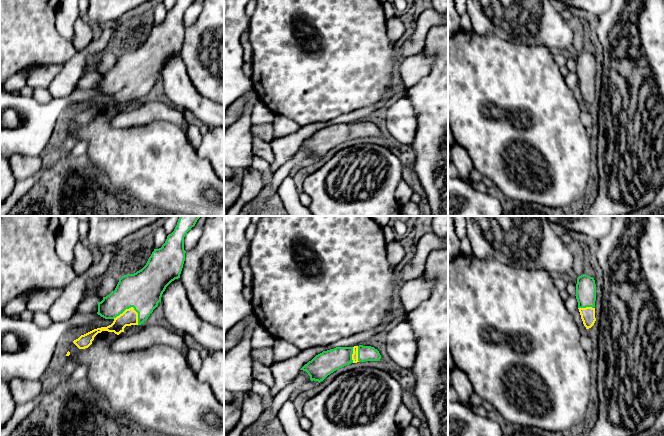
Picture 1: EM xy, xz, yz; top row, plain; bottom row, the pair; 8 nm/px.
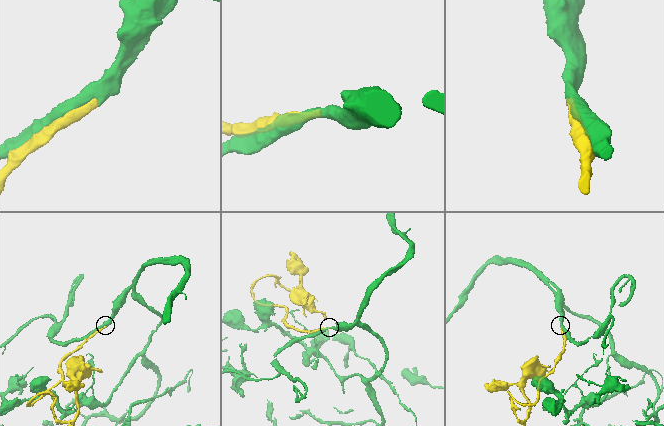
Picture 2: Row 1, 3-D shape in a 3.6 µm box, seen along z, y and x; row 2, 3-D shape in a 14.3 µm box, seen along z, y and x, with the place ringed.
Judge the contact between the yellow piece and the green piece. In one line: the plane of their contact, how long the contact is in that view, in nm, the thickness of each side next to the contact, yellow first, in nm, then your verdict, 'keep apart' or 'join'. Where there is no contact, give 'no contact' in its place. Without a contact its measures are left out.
meets yellow in xy; contact 220 nm long; 130 nm thick on the yellow side, 300 nm on the other; join

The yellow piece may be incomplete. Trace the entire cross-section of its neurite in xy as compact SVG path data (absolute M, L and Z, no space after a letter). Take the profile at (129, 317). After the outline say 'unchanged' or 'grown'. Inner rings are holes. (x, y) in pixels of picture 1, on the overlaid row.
M179 216L174 231L167 236L165 243L159 249L154 249L146 265L134 274L127 274L119 279L114 291L101 302L98 302L97 314L105 319L113 319L113 323L107 327L94 329L81 335L73 343L79 349L88 348L94 337L102 331L114 332L119 335L124 332L126 326L141 325L148 319L153 310L161 302L161 297L166 287L175 279L180 278L180 274L185 261L184 237L201 216Z | grown

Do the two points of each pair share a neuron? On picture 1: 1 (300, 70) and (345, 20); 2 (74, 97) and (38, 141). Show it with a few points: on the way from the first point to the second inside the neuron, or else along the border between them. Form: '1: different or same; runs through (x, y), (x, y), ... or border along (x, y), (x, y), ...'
1: same; runs through (315, 61), (325, 56), (330, 35)
2: same; runs through (62, 103), (38, 129)

